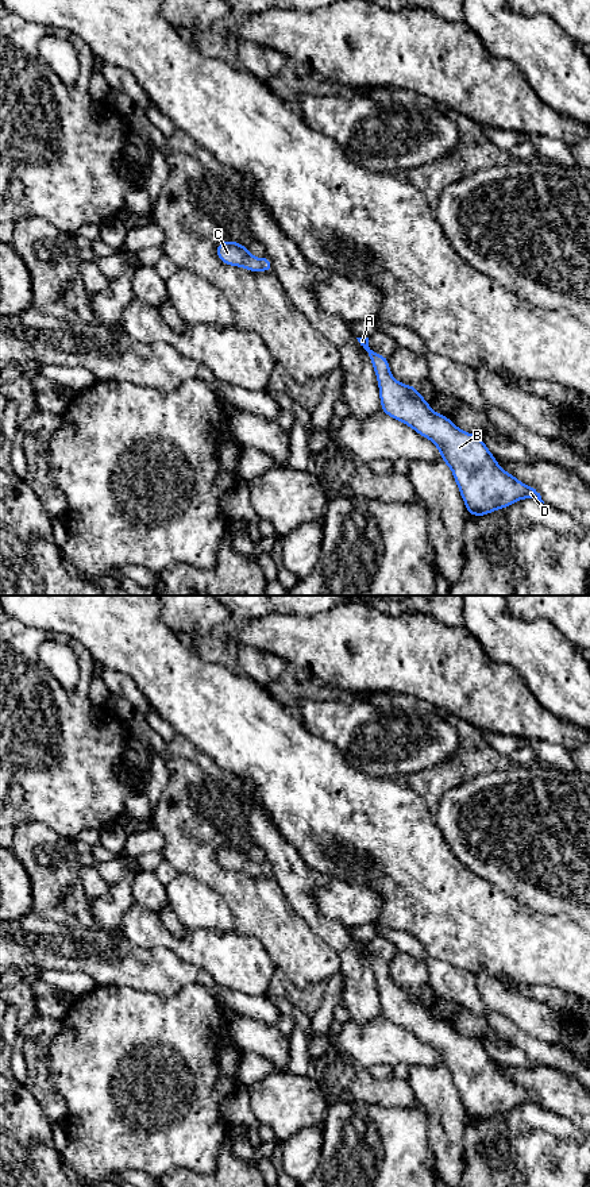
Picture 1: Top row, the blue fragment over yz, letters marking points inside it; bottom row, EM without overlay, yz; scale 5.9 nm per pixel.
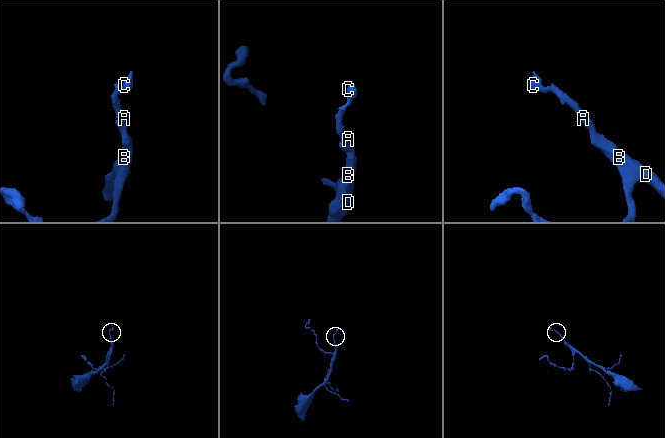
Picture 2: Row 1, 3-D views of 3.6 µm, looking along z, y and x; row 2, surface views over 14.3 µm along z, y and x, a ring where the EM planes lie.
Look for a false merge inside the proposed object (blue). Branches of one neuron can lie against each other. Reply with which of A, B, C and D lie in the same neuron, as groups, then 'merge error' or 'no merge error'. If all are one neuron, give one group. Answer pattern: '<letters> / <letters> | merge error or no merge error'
A B C D | no merge error

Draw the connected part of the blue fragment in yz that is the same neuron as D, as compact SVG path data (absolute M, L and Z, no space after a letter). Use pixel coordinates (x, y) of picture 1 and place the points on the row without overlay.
M369 943L356 944L375 975L382 1017L409 1030L439 1053L470 1119L489 1119L522 1103L544 1109L533 1091L524 1090L497 1068L481 1043L459 1034L450 1024L433 1017L416 991L396 986L387 963L369 952Z

